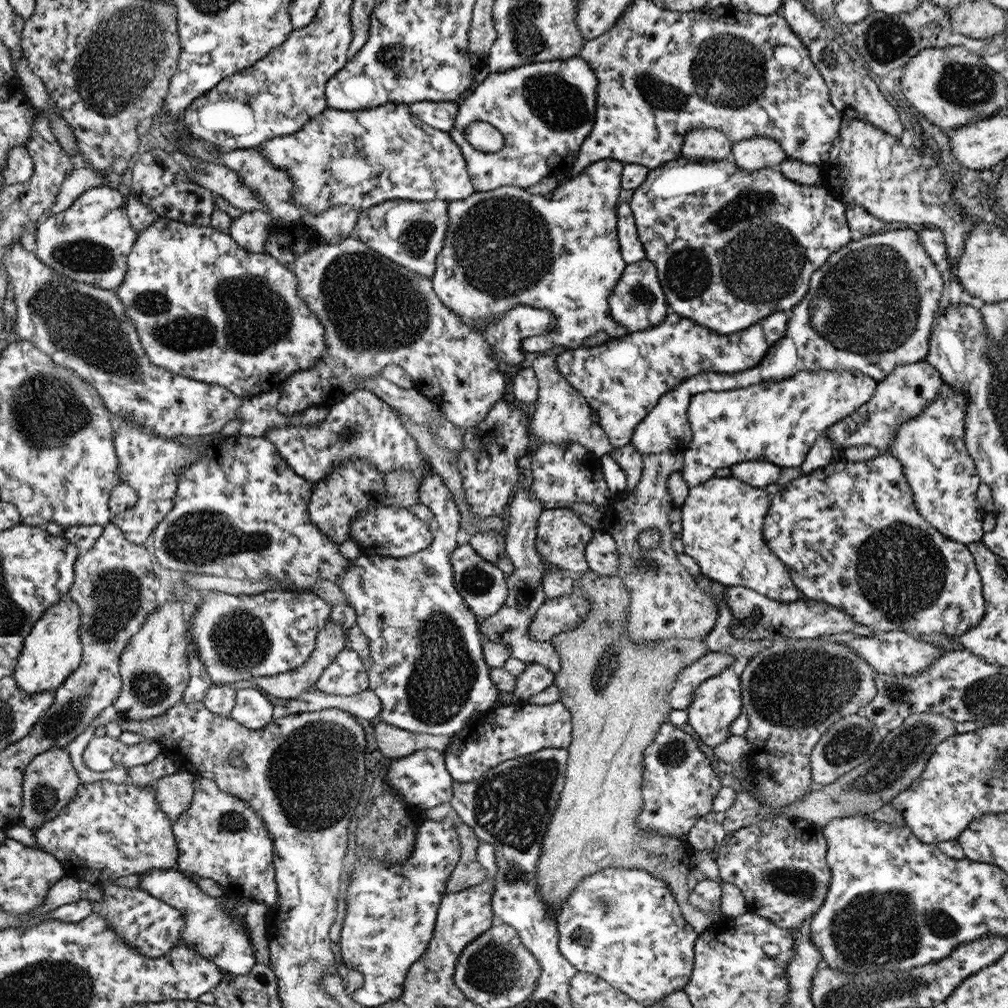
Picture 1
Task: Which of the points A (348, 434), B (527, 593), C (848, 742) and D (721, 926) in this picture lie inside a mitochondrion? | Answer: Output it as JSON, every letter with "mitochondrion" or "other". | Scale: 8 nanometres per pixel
{"A":"mitochondrion","B":"other","C":"mitochondrion","D":"other"}

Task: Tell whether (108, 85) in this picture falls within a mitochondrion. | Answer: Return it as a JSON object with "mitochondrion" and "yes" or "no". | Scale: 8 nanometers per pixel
{"mitochondrion":"yes"}

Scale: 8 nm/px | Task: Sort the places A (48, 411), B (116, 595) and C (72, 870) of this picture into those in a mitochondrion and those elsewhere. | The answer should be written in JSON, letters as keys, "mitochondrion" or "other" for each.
{"A":"mitochondrion","B":"mitochondrion","C":"other"}

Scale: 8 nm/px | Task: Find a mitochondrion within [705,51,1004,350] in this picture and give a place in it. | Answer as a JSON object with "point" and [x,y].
{"point":[964,85]}

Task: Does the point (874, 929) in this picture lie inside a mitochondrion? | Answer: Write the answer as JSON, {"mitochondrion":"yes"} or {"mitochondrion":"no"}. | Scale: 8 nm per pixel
{"mitochondrion":"yes"}

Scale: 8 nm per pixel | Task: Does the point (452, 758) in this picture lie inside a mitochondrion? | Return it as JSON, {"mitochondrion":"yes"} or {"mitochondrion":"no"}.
{"mitochondrion":"no"}

